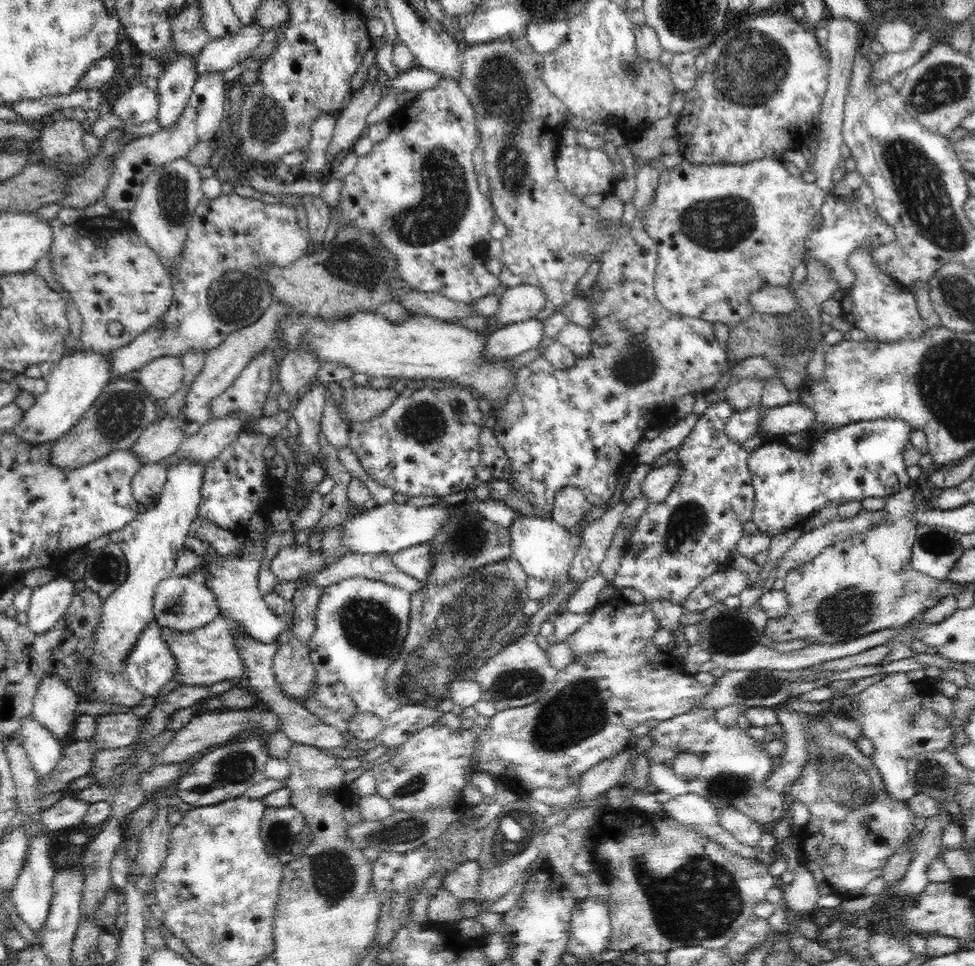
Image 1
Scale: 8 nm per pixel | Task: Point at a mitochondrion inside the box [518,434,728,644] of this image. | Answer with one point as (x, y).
(689, 517)

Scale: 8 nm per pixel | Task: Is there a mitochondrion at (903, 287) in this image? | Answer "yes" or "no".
no

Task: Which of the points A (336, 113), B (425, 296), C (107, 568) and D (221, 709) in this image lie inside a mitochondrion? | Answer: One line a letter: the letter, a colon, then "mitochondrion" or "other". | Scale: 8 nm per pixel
A: other
B: other
C: mitochondrion
D: other

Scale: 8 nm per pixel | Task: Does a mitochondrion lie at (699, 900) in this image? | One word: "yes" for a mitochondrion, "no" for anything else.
yes

